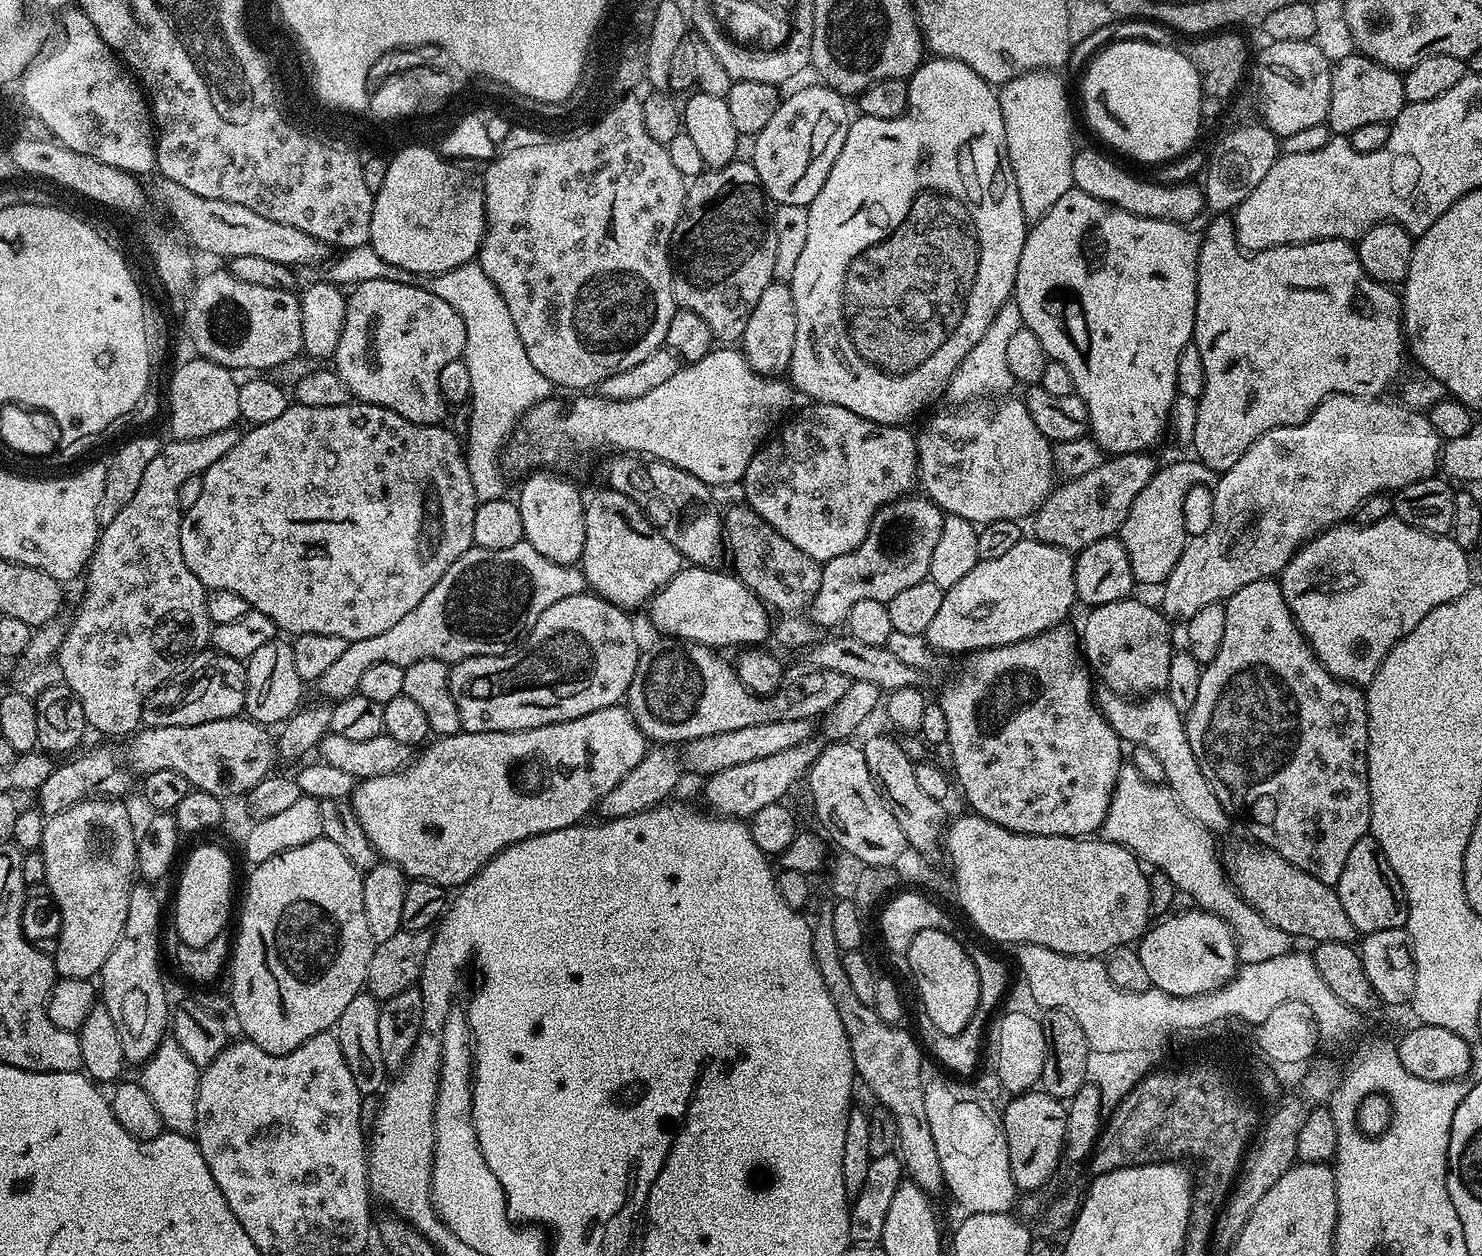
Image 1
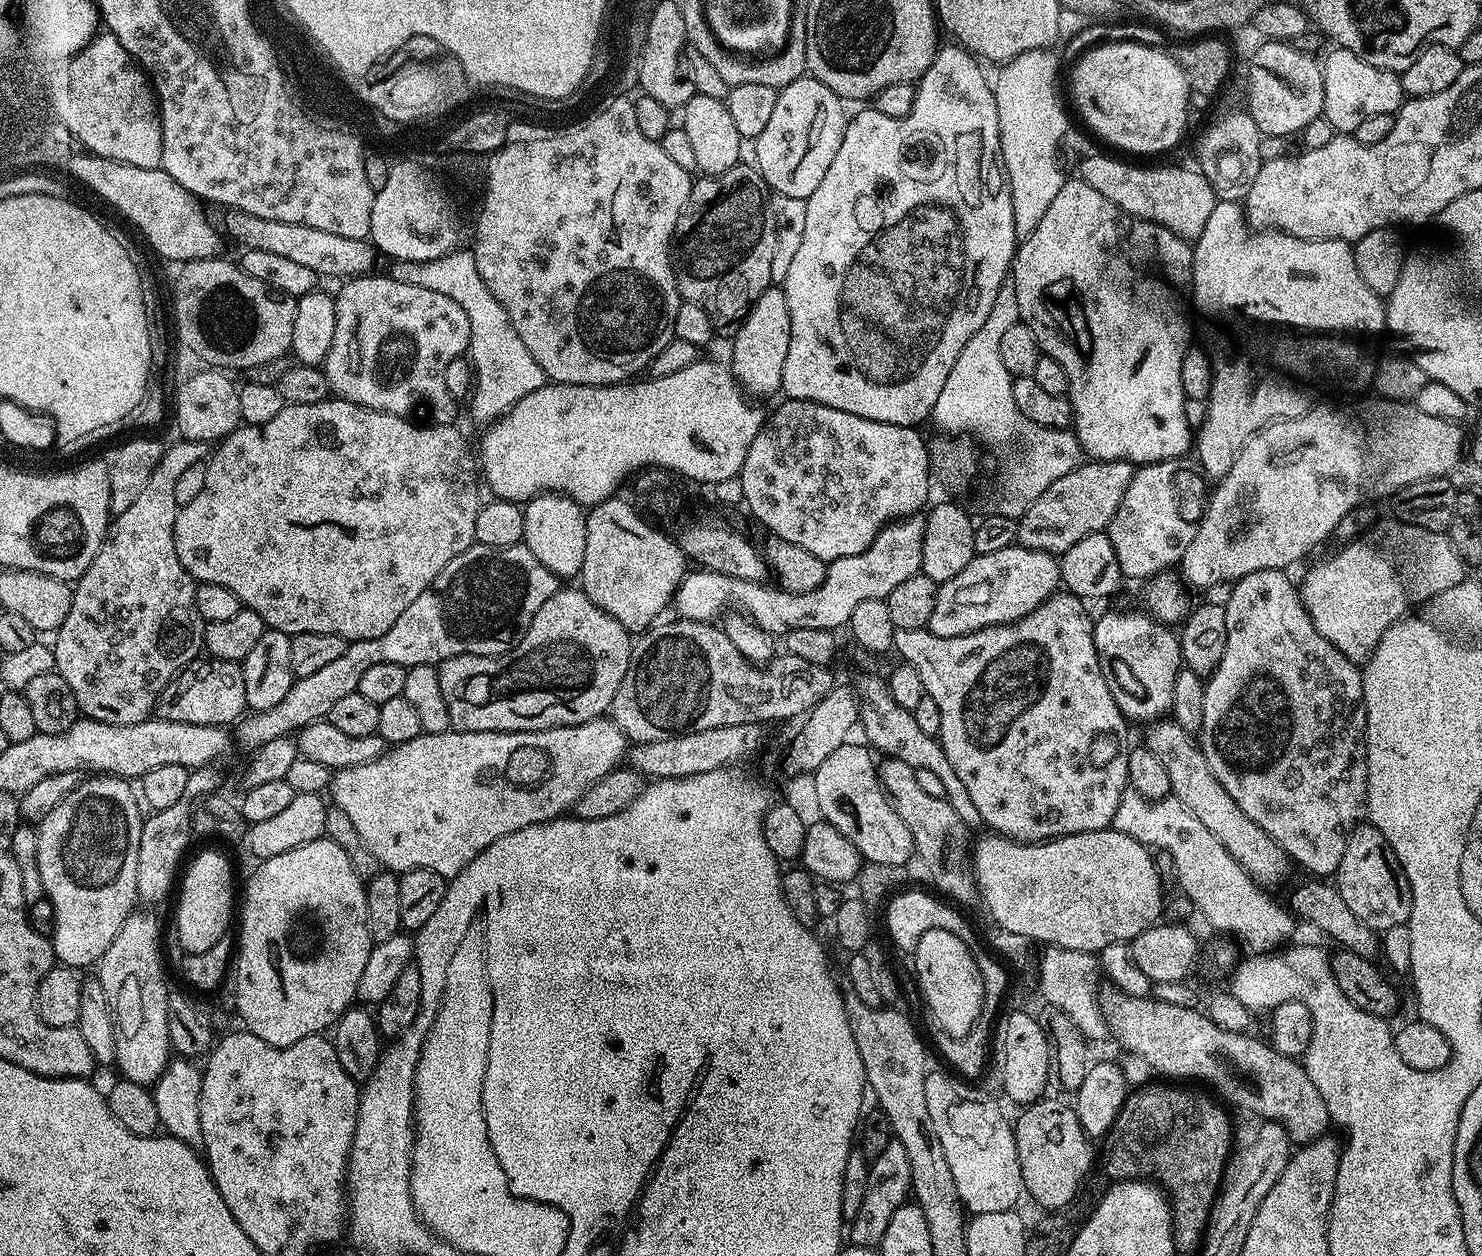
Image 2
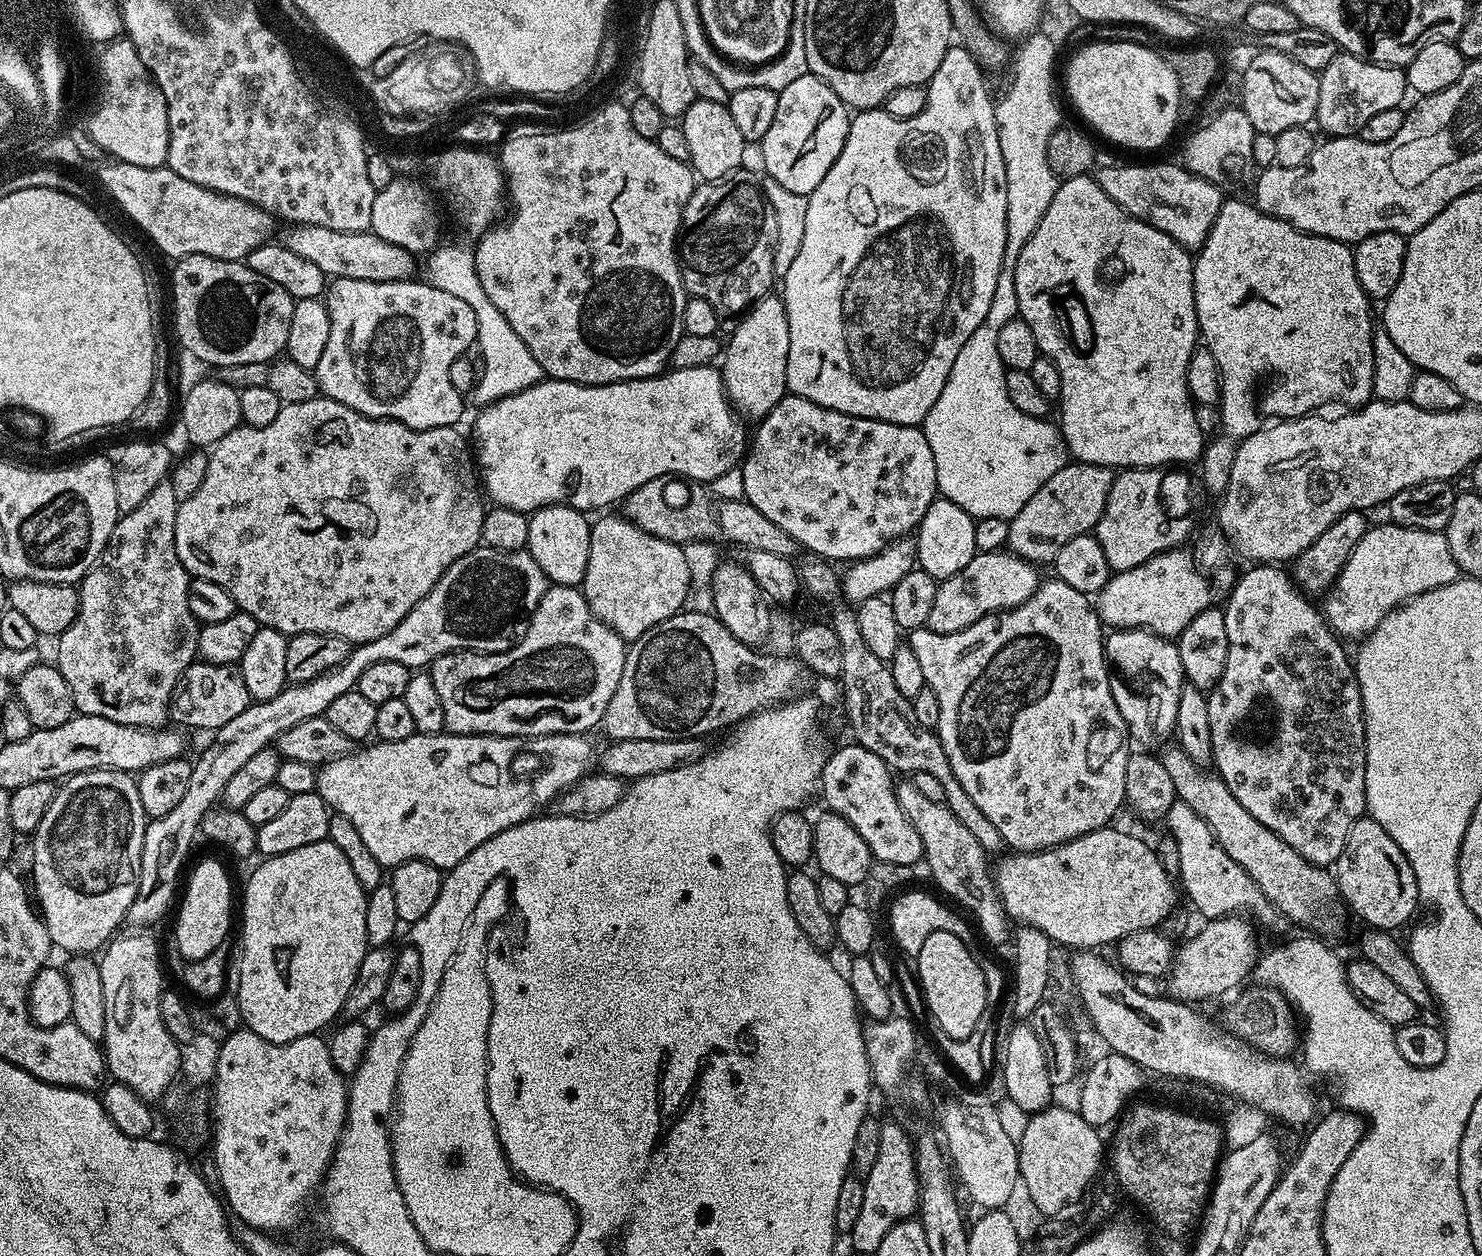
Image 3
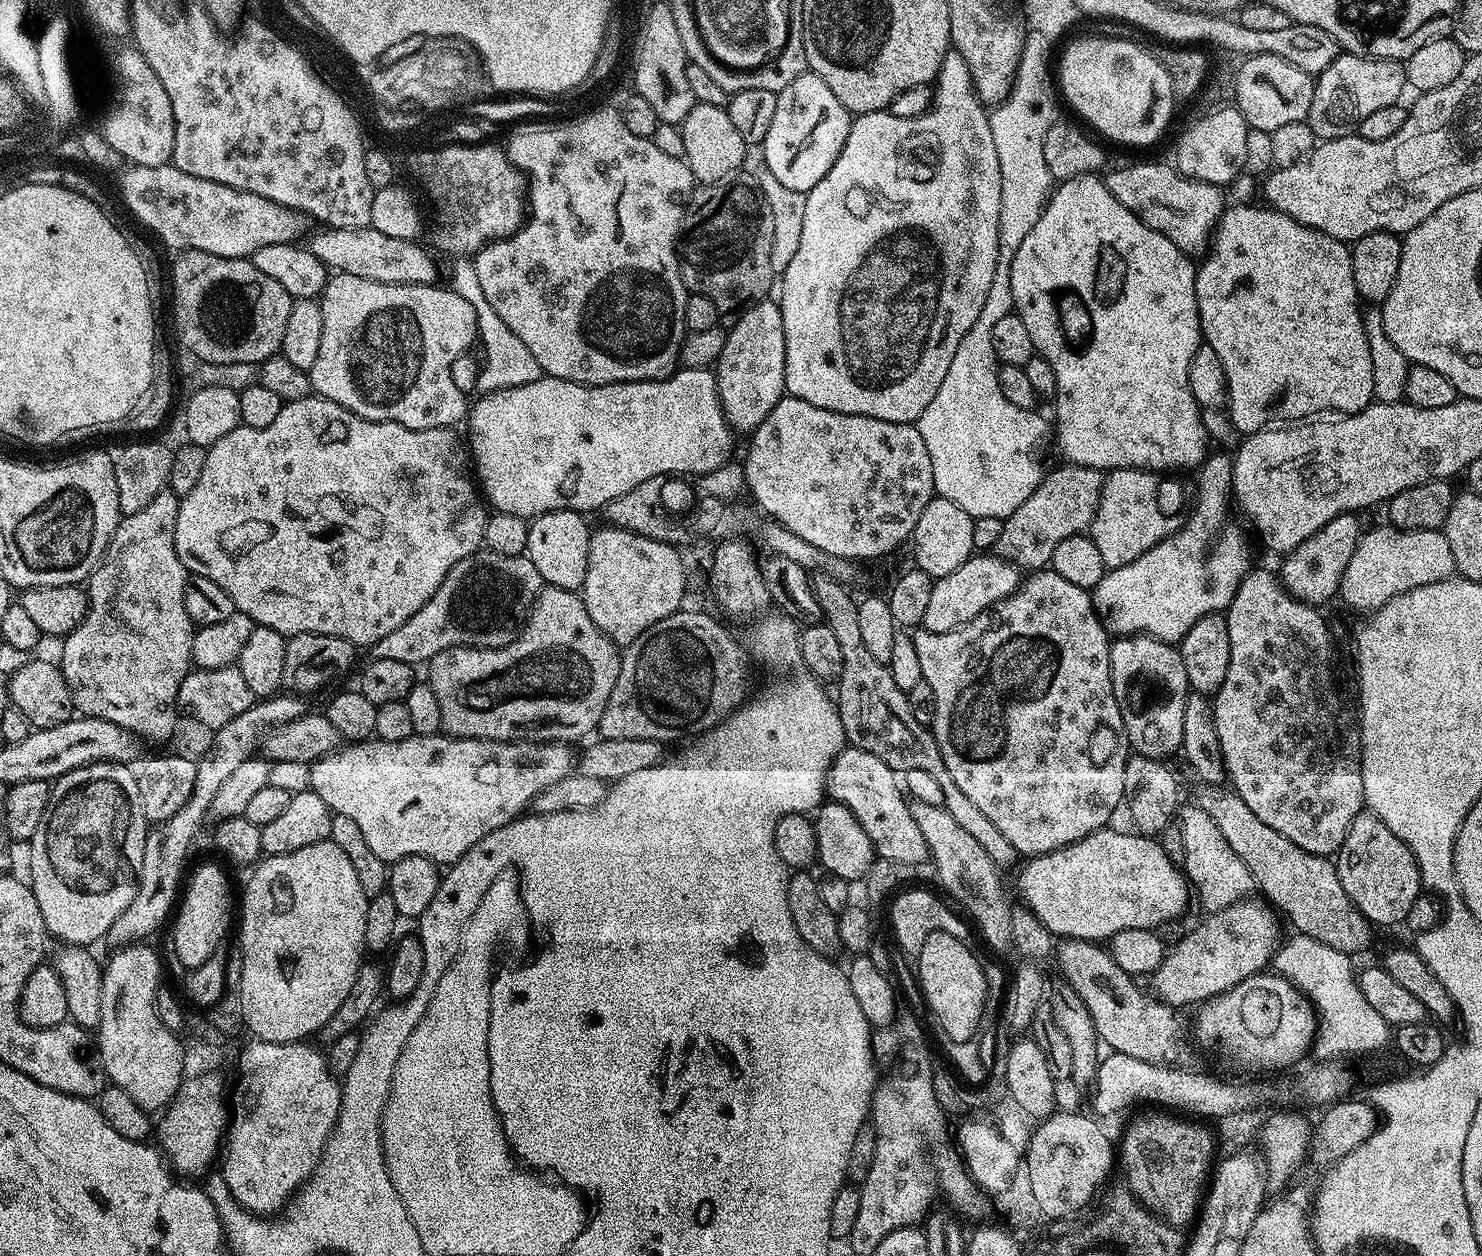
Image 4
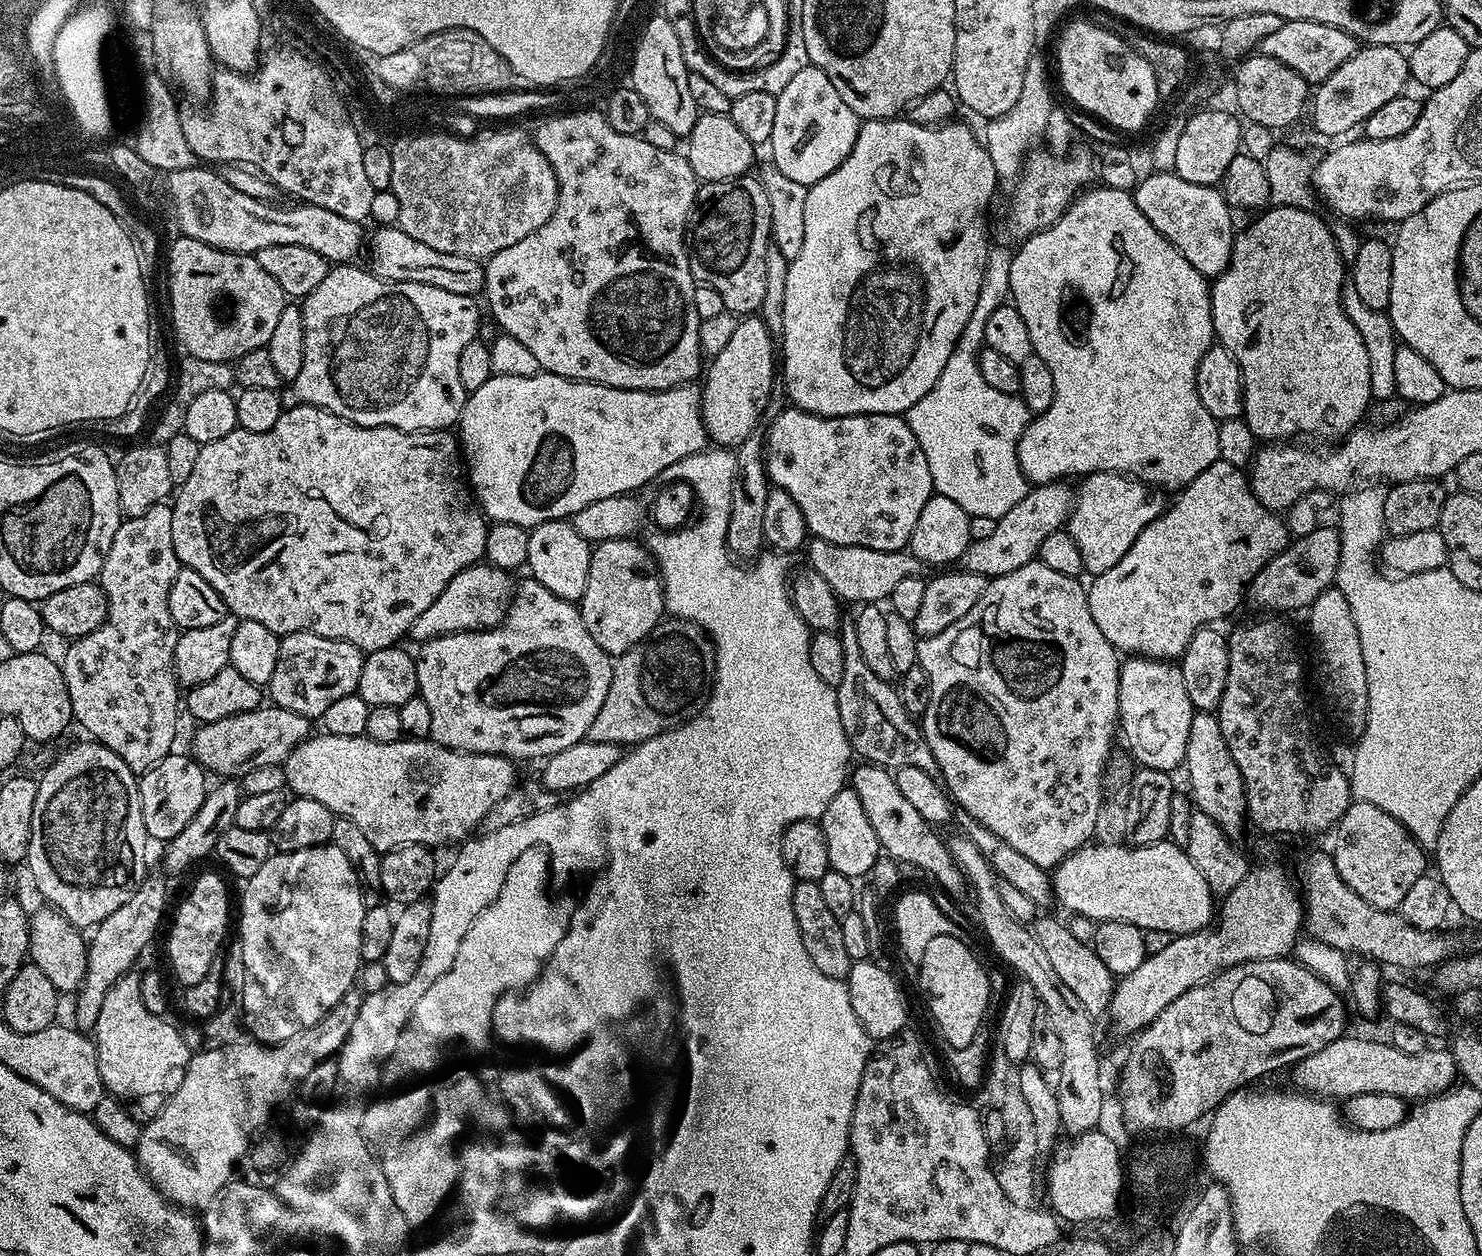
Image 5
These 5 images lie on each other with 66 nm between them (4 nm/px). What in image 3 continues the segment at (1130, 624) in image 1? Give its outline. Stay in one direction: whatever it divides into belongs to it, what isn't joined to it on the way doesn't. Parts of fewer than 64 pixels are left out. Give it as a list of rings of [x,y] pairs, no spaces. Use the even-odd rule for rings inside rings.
[[[1146,628],[1112,630],[1107,633],[1104,641],[1104,654],[1108,657],[1114,702],[1126,722],[1129,737],[1135,743],[1137,740],[1140,743],[1137,745],[1144,750],[1156,750],[1156,747],[1159,749],[1167,745],[1176,735],[1178,700],[1182,698],[1182,690],[1186,683],[1177,641],[1166,636],[1159,636],[1157,632]]]

